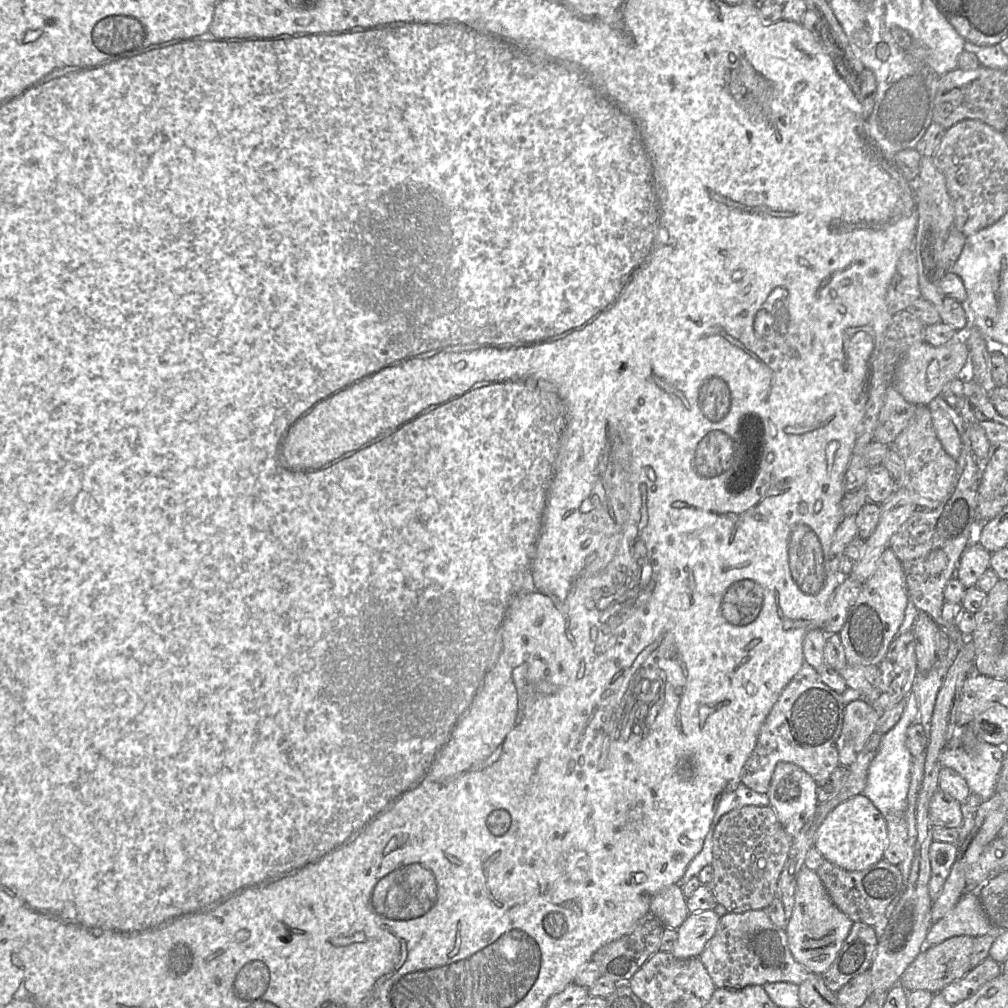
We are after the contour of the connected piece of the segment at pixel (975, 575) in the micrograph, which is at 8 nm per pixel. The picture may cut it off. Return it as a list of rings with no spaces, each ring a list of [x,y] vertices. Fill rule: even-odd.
[[[977,541],[965,549],[955,574],[965,588],[975,586],[979,577],[990,568],[991,554]]]

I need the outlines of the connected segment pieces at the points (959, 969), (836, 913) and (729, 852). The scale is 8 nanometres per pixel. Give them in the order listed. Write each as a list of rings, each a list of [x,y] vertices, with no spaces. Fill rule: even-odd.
[[[955,936],[935,946],[923,949],[915,960],[906,968],[897,985],[907,992],[926,990],[939,993],[947,985],[963,978],[971,969],[971,955],[974,938],[971,936]]]
[[[802,866],[796,877],[793,912],[786,926],[788,946],[793,958],[811,972],[821,975],[835,960],[853,923],[833,903],[816,871]]]
[[[748,805],[724,814],[713,835],[713,878],[707,885],[716,902],[728,912],[744,913],[749,910],[766,909],[777,897],[777,887],[794,837],[789,835],[779,822],[775,810],[770,806]]]

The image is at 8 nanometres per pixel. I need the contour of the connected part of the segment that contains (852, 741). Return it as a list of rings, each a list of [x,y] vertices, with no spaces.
[[[856,699],[846,705],[842,731],[837,741],[839,762],[843,766],[852,764],[875,732],[880,711],[869,701]]]

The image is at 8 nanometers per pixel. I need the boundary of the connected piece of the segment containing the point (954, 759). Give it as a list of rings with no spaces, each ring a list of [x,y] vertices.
[[[957,726],[940,754],[941,765],[959,773],[965,779],[971,793],[987,801],[995,794],[1004,747],[978,740],[975,749],[966,752],[961,743],[962,733],[962,726]]]

